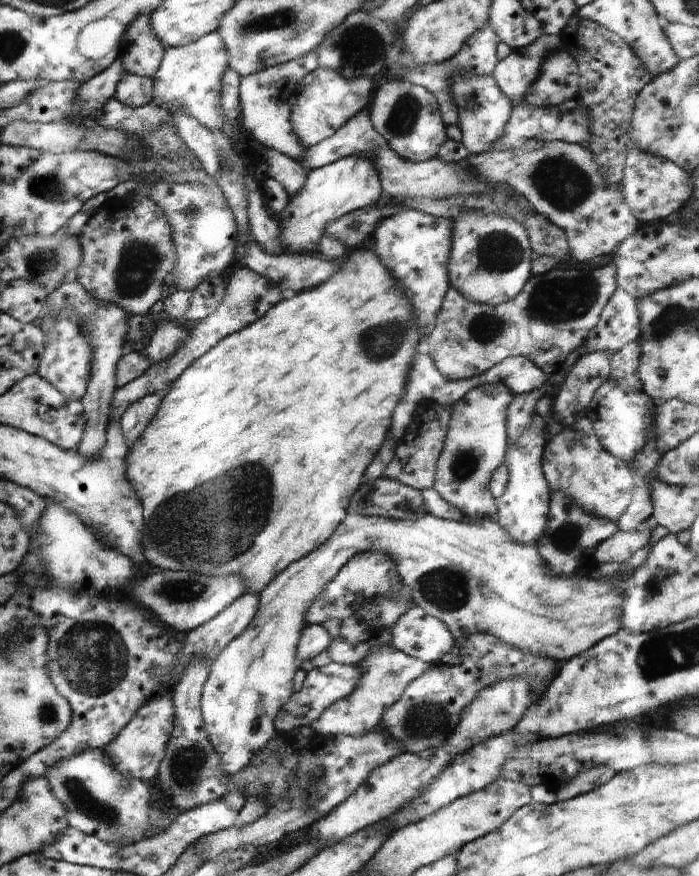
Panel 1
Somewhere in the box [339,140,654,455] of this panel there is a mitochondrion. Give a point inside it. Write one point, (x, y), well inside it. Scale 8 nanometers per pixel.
(562, 299)

